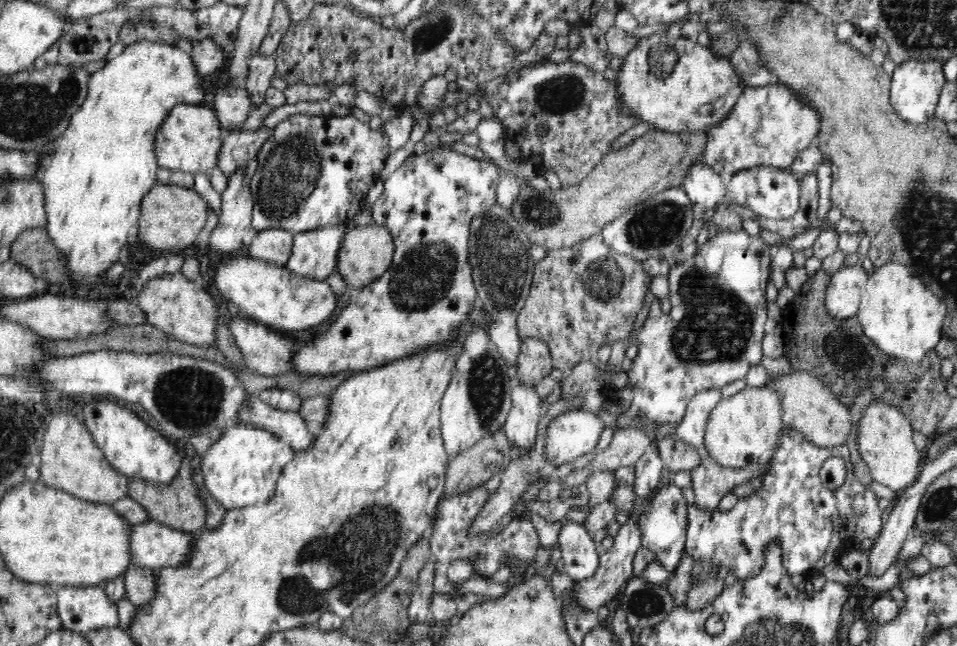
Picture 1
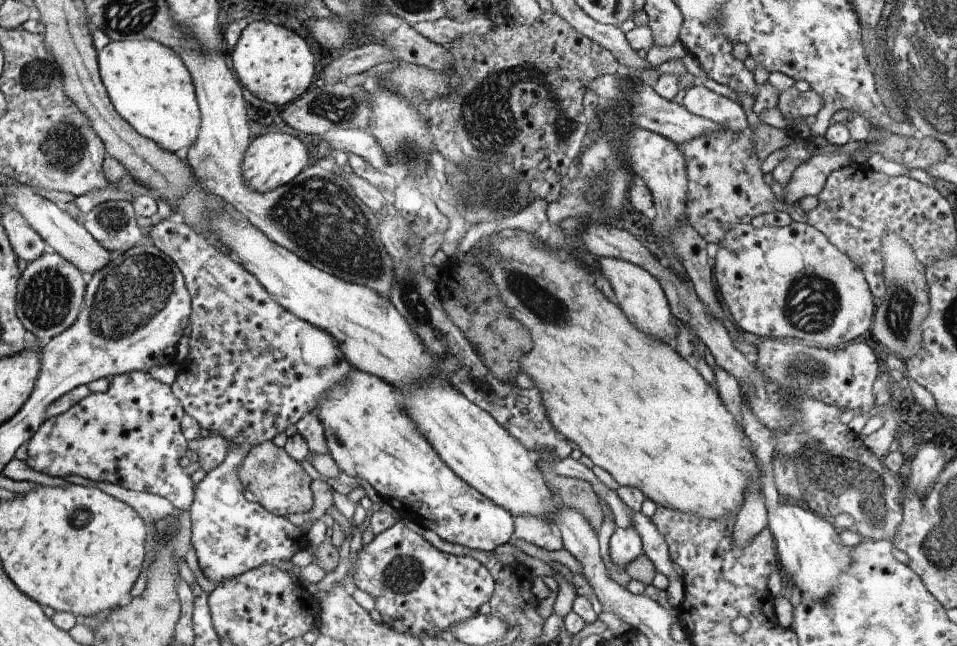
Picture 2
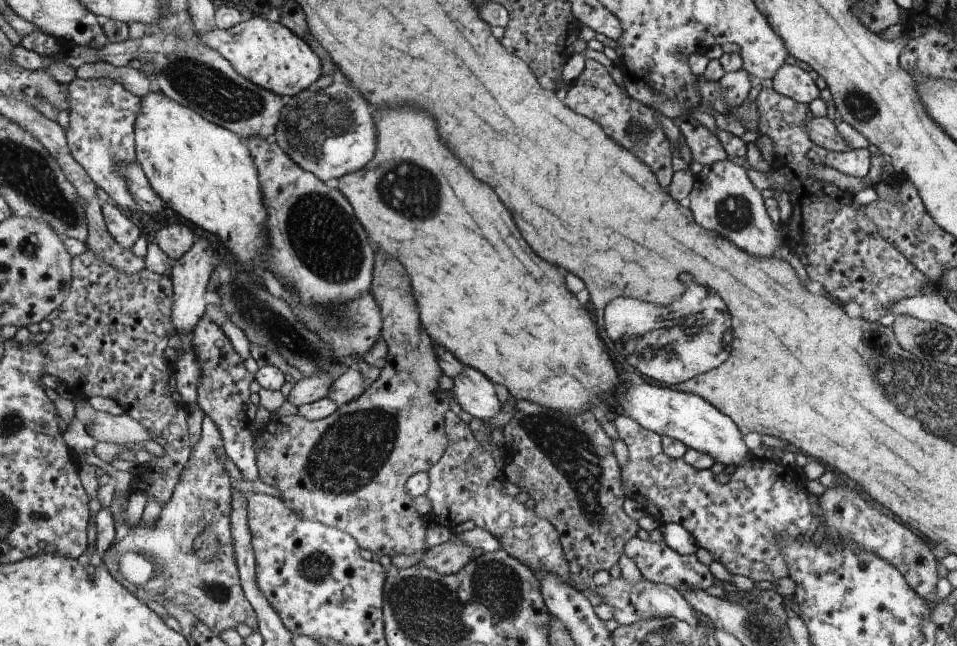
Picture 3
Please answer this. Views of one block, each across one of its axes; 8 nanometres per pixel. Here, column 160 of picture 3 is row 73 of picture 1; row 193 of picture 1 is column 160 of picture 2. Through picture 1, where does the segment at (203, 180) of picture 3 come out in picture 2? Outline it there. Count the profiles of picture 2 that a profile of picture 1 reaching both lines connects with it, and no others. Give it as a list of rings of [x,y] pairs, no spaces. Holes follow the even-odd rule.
[[[110,41],[99,53],[100,73],[116,112],[142,136],[176,152],[190,148],[202,126],[195,83],[187,66],[174,49],[156,42]]]

